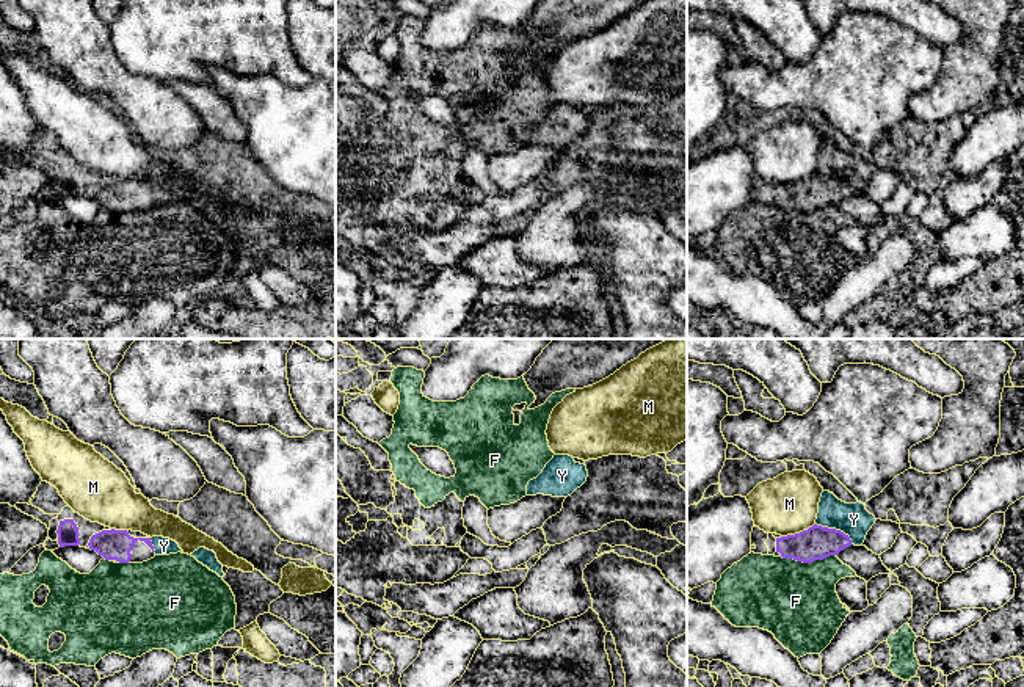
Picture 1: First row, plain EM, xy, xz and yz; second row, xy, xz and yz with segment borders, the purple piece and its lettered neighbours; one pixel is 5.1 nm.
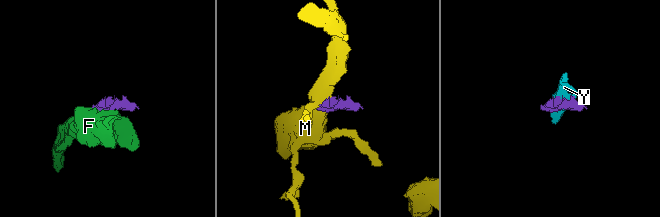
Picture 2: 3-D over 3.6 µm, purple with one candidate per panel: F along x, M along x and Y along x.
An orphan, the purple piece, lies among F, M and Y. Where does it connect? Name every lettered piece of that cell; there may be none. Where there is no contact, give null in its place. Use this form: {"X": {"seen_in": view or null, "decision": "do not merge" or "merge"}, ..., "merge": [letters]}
{"F": {"seen_in": "yz", "decision": "do not merge"}, "M": {"seen_in": "yz", "decision": "do not merge"}, "Y": {"seen_in": "yz", "decision": "do not merge"}, "merge": []}

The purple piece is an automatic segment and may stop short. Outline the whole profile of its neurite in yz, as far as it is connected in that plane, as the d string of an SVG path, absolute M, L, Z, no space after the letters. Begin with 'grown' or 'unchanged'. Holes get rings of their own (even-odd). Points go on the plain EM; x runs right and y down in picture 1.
grown; M817 173L808 179L787 185L765 182L756 174L751 180L751 201L793 207L803 212L837 204L848 194L852 194L848 184L841 179L822 176Z

